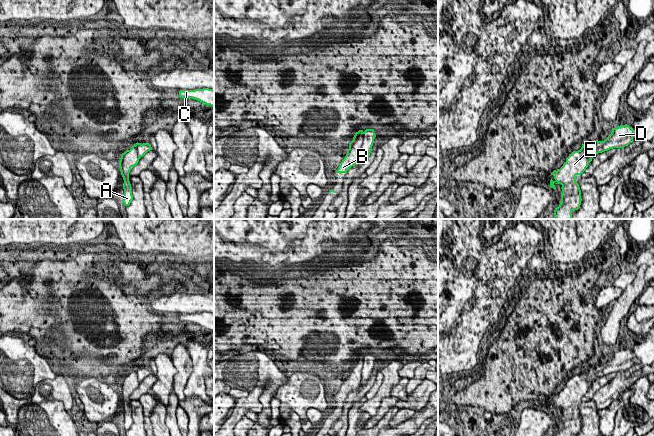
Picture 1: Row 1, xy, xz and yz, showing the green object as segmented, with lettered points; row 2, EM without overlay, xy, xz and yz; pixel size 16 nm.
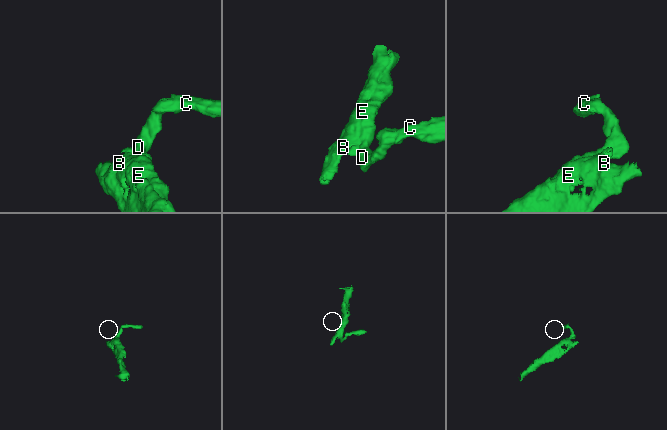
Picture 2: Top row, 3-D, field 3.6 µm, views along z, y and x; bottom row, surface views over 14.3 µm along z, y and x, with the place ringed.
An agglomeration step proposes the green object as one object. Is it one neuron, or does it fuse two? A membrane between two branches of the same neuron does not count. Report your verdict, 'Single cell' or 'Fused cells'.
Fused cells

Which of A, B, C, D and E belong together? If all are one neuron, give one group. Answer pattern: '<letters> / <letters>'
A B E / C D

